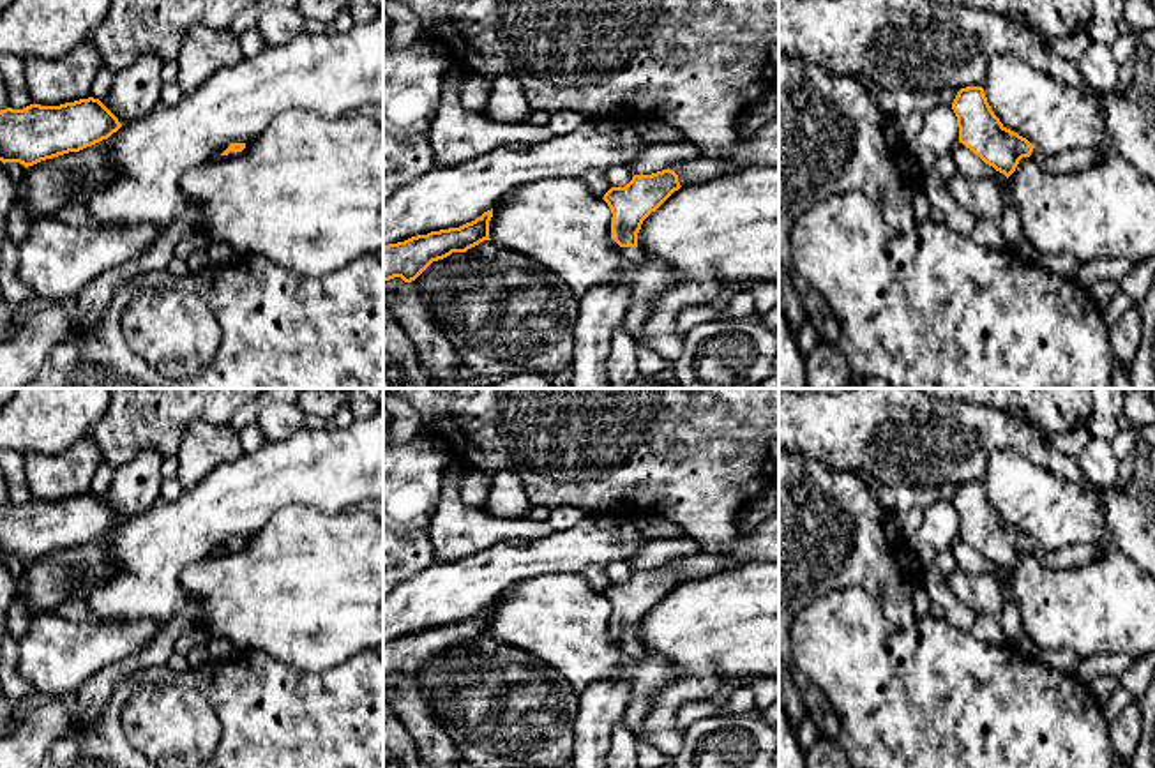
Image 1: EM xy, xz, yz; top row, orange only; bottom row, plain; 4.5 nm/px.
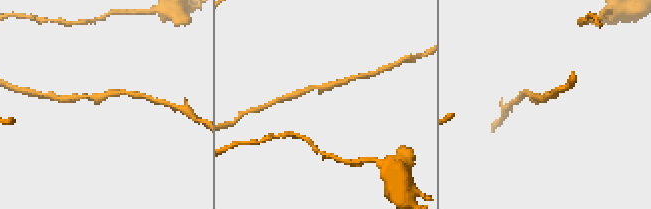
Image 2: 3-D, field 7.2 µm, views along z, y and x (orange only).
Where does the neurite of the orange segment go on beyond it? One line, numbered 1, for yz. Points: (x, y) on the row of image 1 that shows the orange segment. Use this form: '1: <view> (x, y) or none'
1: yz (1074, 159)

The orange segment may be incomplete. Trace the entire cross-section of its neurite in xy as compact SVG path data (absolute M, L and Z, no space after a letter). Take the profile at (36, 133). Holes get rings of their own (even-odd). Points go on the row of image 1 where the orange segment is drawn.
M94 97L60 106L0 109L0 161L25 168L108 139L122 127Z

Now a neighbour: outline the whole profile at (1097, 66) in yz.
M1091 42L1077 65L1088 87L1097 94L1109 92L1118 81L1120 67L1113 58L1111 48L1102 42Z

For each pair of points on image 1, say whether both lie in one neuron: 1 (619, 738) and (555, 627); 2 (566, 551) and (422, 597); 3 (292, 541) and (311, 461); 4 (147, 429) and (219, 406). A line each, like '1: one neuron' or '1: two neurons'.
1: two neurons
2: one neuron
3: two neurons
4: one neuron

